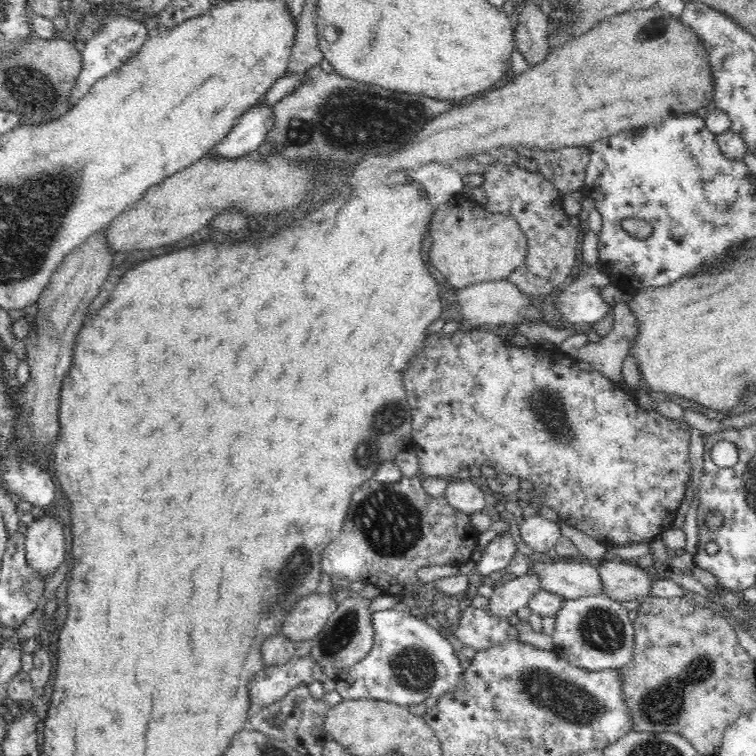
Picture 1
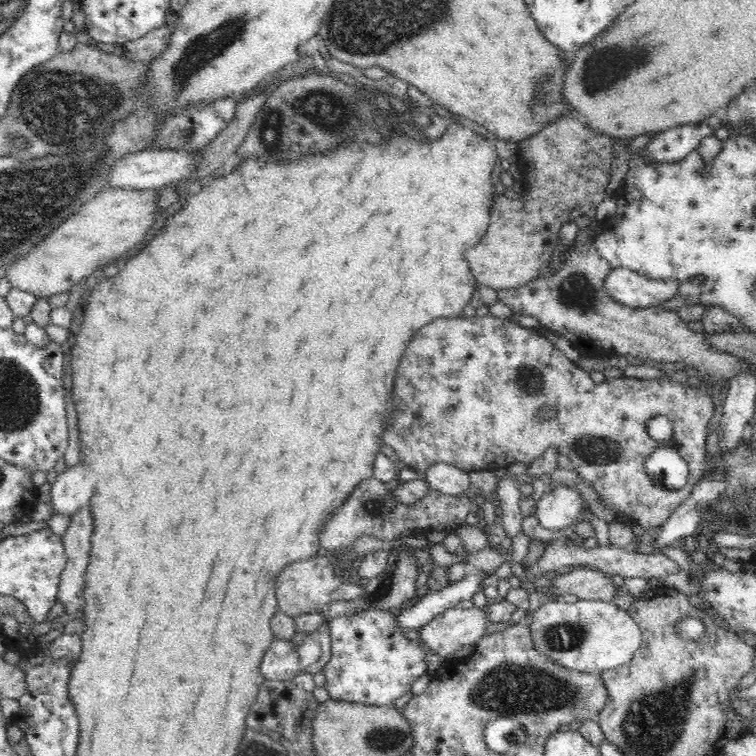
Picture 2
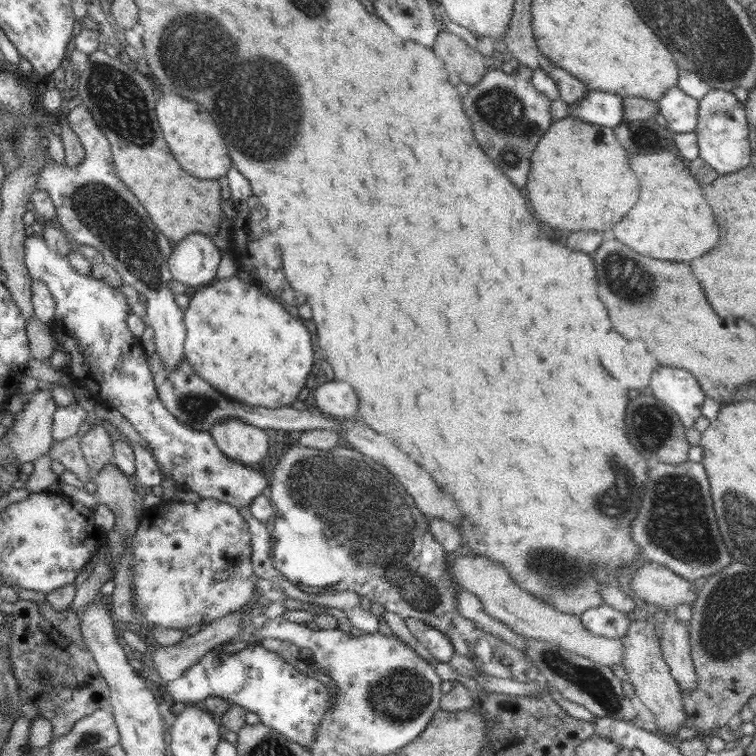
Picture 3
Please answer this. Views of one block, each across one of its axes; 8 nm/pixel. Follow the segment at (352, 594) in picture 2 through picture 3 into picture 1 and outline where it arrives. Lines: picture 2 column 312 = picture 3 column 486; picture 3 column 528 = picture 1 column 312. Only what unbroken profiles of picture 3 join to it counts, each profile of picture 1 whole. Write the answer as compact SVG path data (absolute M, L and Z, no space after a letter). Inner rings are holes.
M308 594L292 606L290 614L286 614L281 633L294 643L311 641L337 608L338 604L330 594Z

